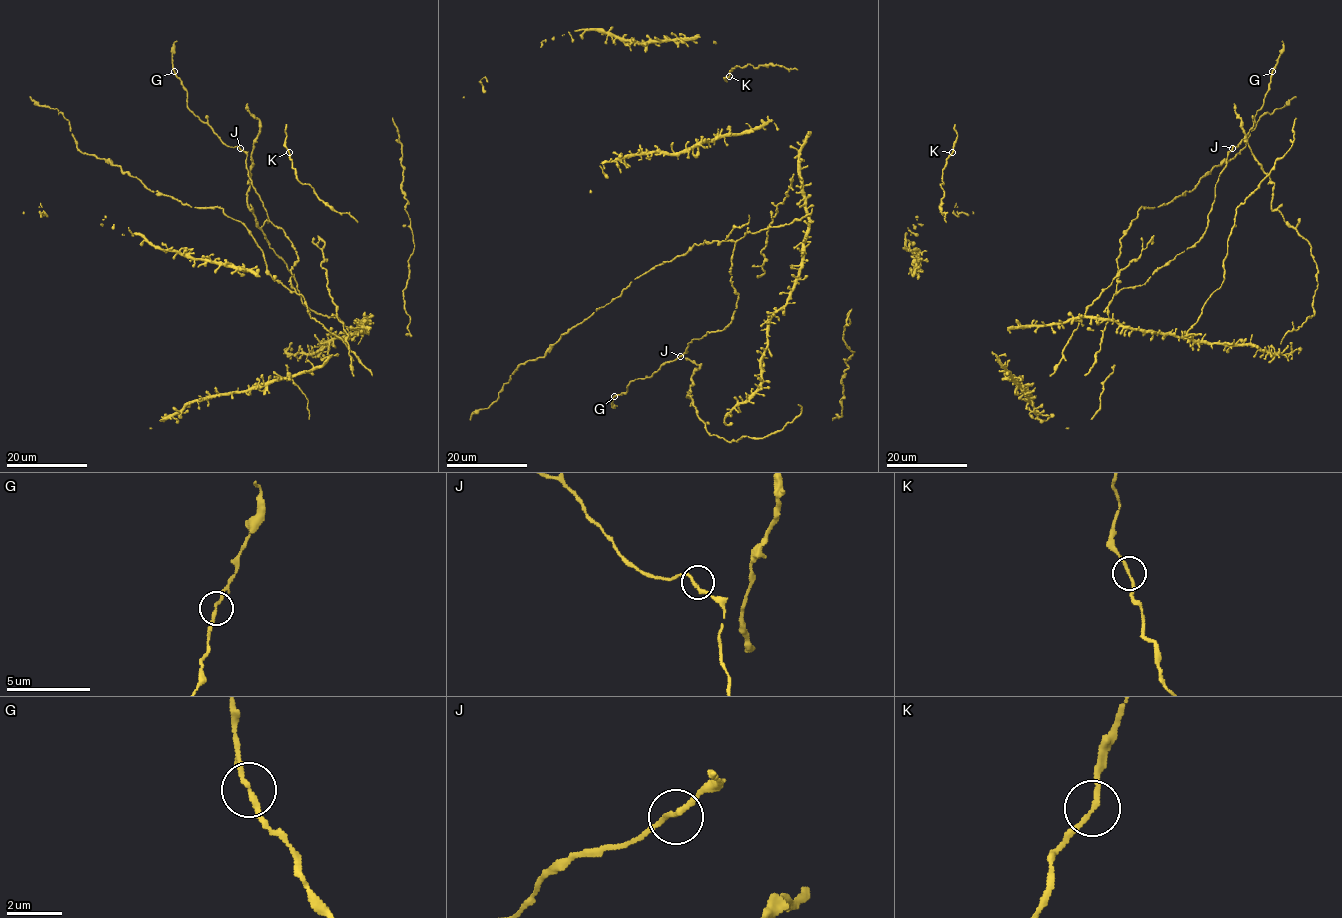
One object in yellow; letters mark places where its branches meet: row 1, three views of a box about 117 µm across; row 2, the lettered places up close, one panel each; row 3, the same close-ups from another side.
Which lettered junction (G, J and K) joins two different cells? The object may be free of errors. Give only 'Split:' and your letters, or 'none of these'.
Split: none of these

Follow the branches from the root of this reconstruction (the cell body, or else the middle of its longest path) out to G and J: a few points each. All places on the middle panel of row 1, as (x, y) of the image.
G: (752, 233), (734, 246), (730, 273), (738, 300), (732, 320), (614, 396)
J: (752, 233), (747, 232), (734, 246), (730, 273), (738, 300), (732, 320), (722, 330), (692, 339), (680, 356)

